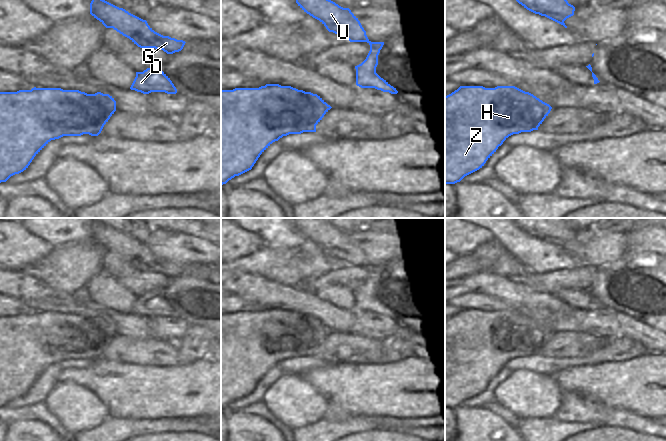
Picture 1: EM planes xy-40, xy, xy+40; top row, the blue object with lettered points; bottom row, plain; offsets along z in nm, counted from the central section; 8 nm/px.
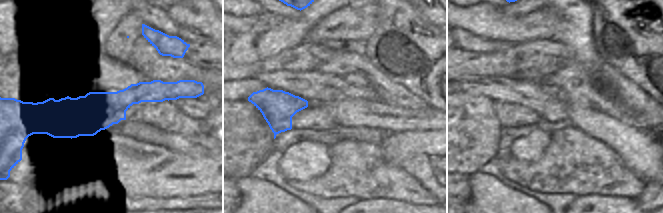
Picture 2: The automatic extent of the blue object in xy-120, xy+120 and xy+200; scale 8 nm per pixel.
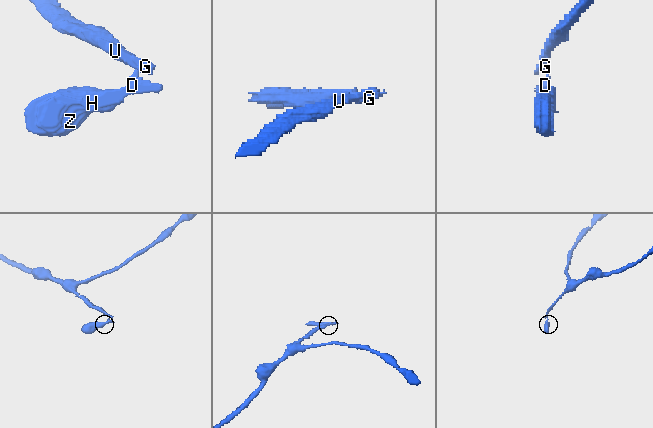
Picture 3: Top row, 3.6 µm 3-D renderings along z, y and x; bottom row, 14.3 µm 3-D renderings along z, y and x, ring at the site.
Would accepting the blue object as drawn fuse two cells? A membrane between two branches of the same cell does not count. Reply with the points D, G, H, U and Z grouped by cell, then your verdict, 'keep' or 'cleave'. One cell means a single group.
D H Z / G U; cleave

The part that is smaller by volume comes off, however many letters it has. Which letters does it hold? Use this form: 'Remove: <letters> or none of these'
Remove: D, H, Z

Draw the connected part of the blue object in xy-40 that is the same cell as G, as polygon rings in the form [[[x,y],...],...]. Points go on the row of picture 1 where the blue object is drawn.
[[[92,0],[90,14],[106,28],[113,28],[140,48],[155,48],[173,54],[181,51],[186,43],[155,32],[146,20],[105,0]]]

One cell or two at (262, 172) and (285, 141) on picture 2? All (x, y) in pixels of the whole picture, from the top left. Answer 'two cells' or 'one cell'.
two cells

